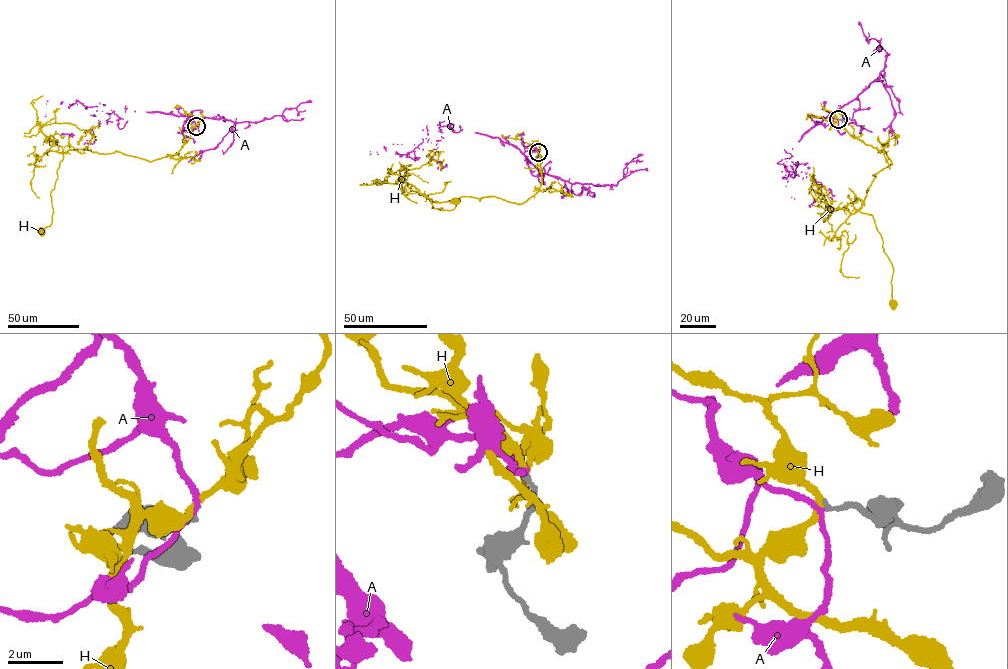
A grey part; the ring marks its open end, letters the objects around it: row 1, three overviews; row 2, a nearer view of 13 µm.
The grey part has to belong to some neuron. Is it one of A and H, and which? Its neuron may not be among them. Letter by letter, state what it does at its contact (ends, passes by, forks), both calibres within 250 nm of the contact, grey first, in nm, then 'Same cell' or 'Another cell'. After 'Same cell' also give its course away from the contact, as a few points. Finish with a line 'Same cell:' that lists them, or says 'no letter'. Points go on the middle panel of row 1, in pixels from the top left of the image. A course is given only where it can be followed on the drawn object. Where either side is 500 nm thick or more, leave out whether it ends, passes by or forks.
A: It passes by. Thickness 190 nm (grey) against 170 nm. Another cell
H: It passes by. Thickness 190 nm (grey) against 240 nm. Same cell. Its course: (538, 152), (541, 187), (525, 202), (428, 197), (440, 210), (453, 209), (455, 201)
Same cell: H

